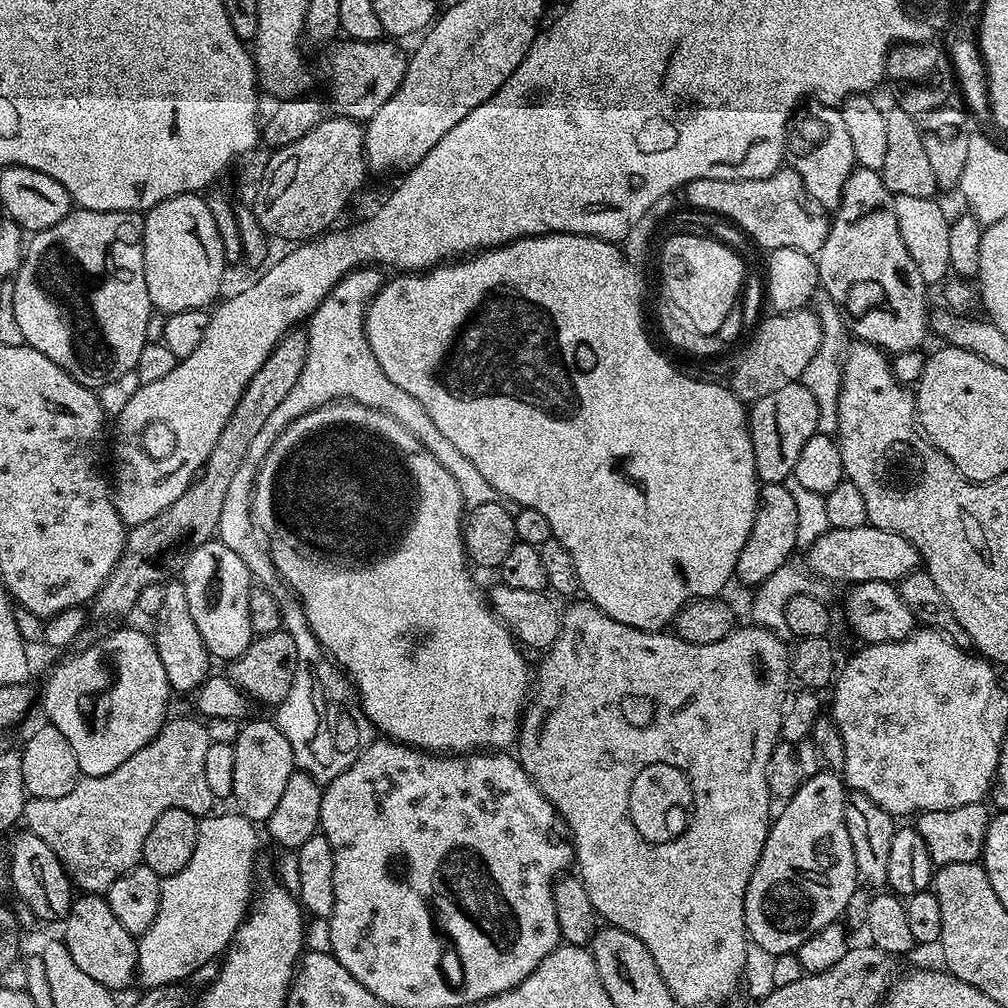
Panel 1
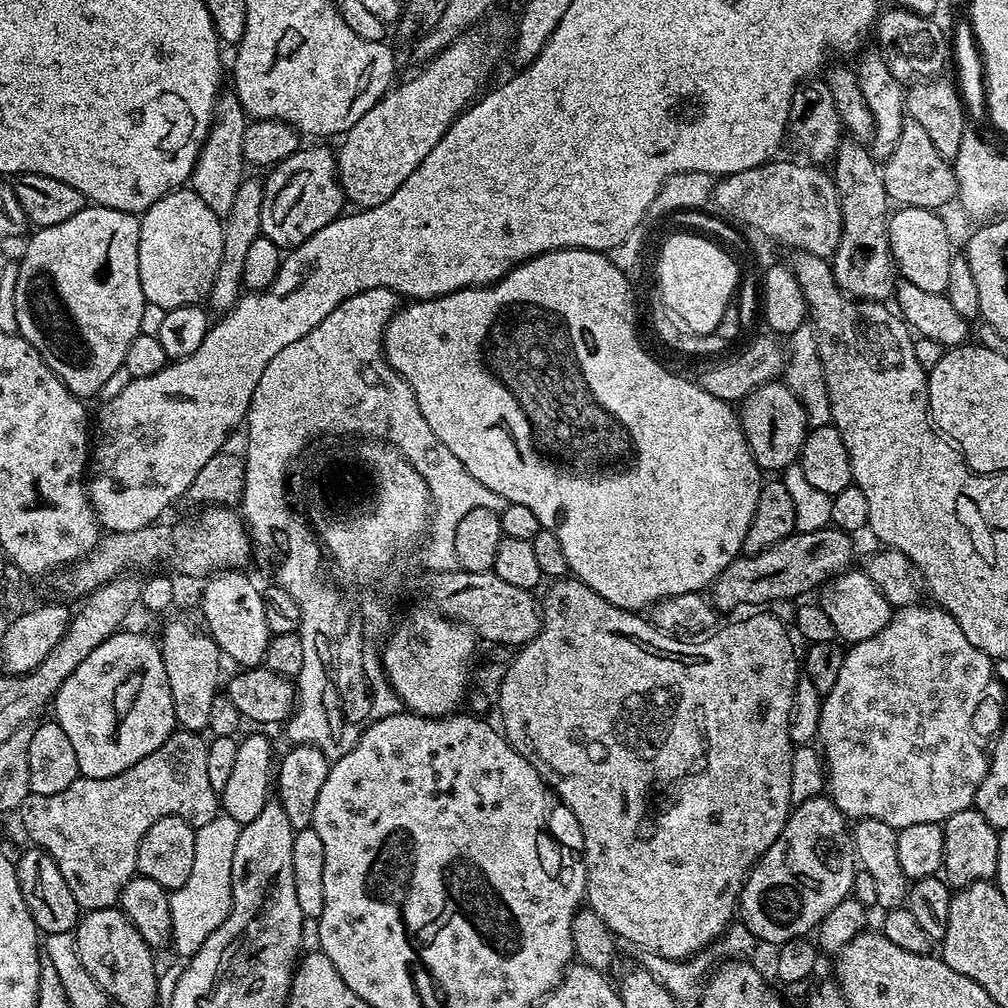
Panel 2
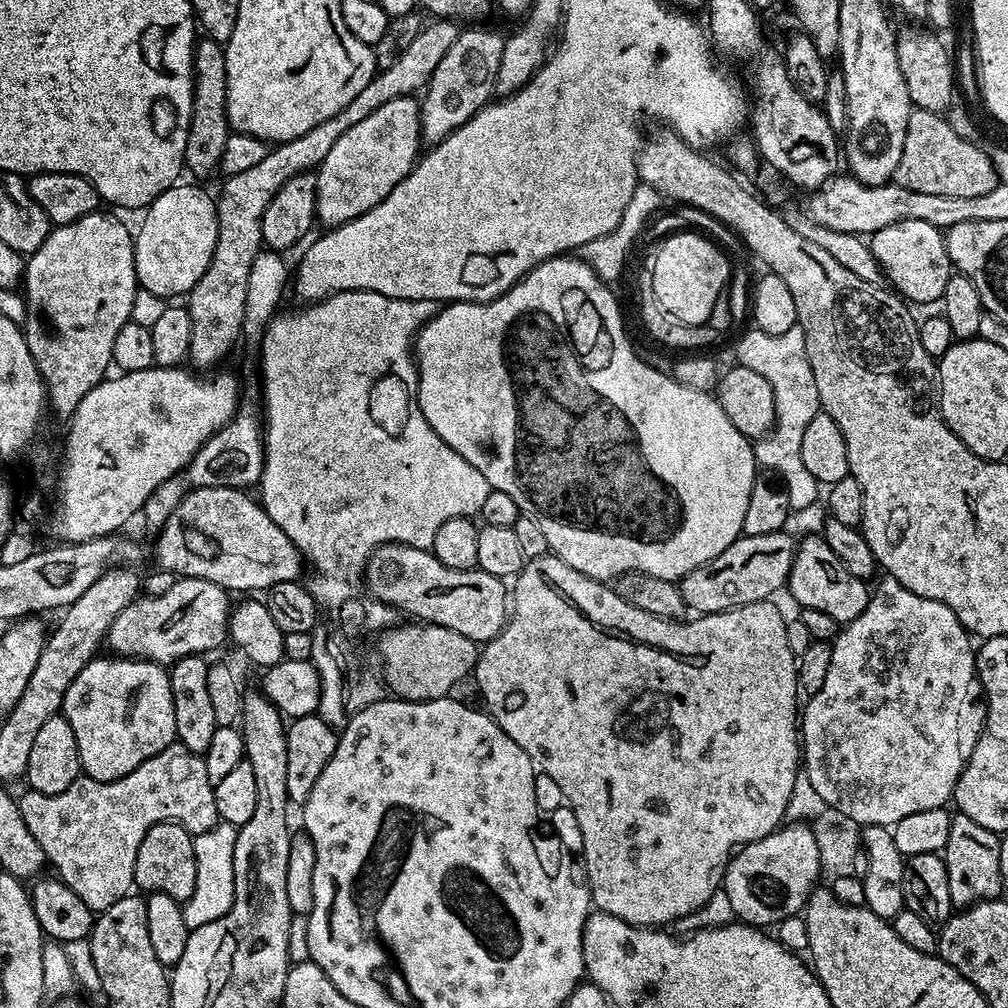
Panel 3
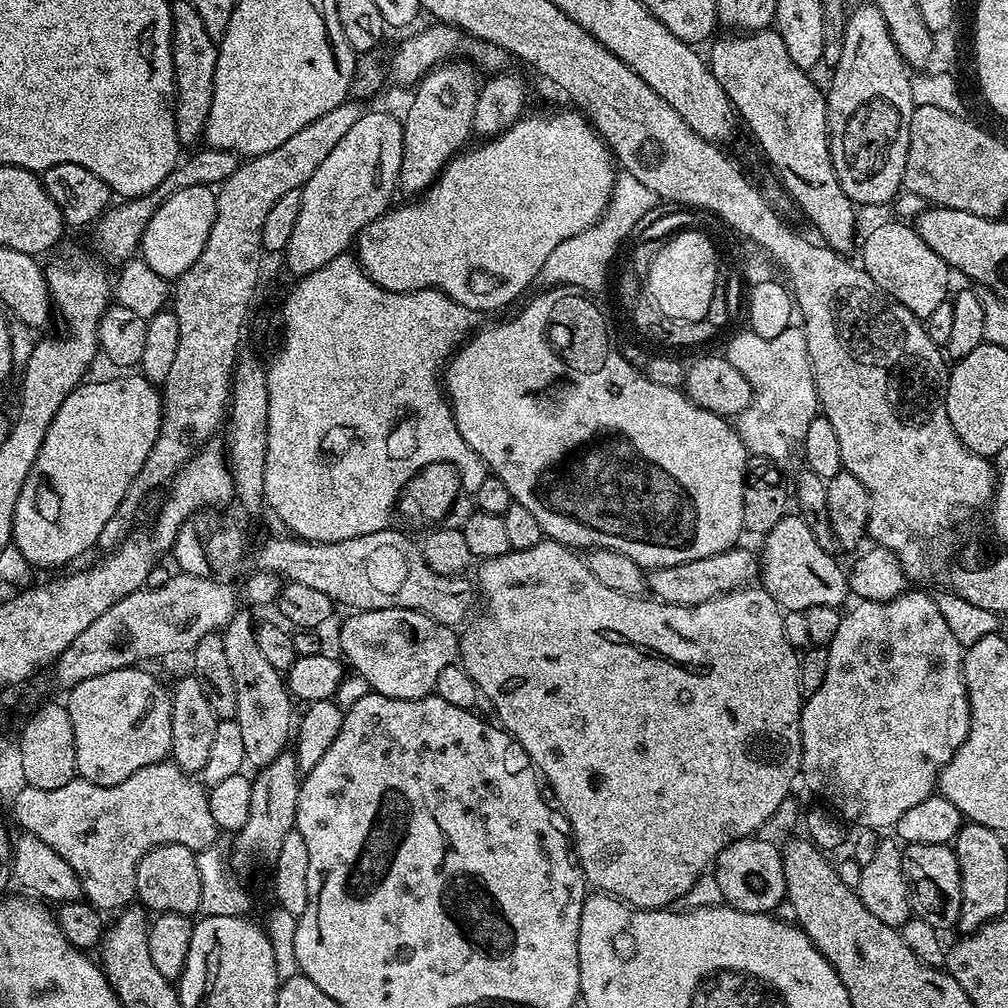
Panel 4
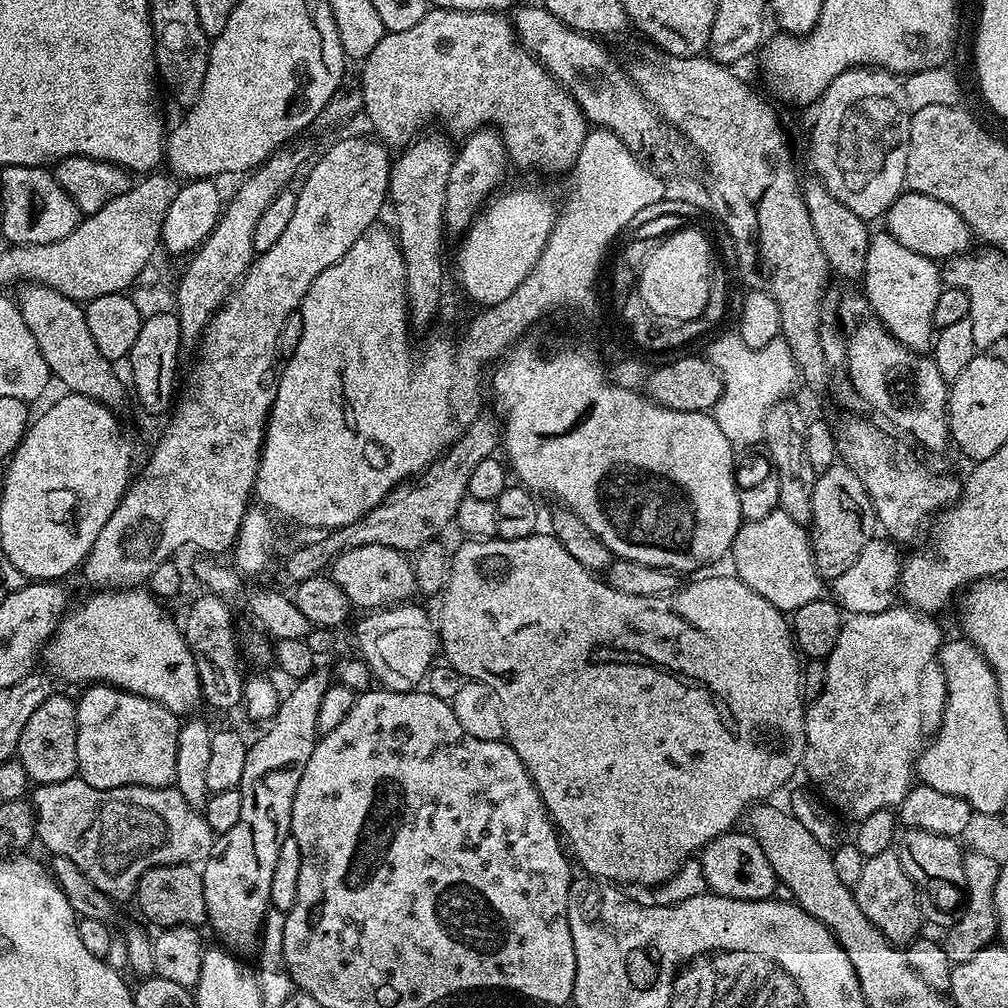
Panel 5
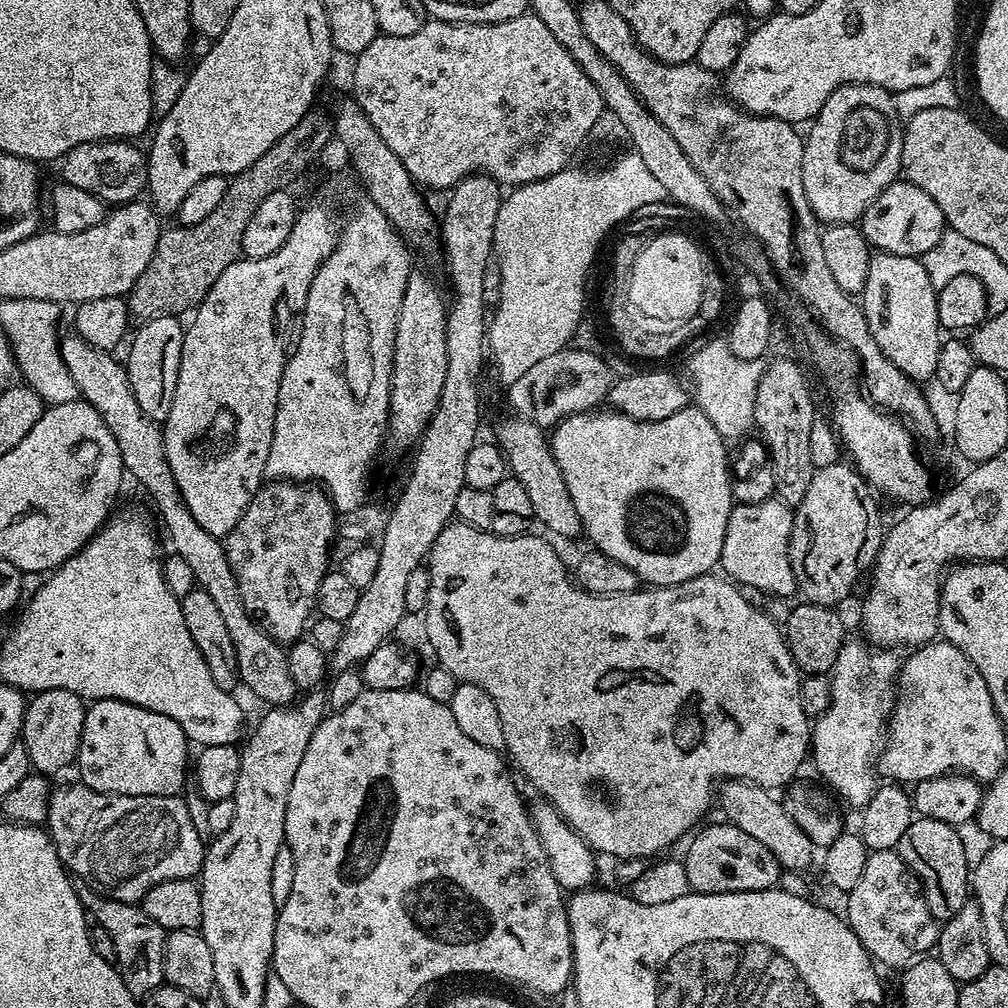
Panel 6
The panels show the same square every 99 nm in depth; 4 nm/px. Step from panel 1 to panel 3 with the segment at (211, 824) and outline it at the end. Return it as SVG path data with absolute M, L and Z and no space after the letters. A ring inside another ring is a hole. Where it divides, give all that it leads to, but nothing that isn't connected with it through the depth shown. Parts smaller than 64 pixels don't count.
M218 822L210 830L197 832L192 837L196 877L194 894L183 901L184 921L189 930L201 928L218 918L222 918L232 908L234 902L234 842L237 825Z

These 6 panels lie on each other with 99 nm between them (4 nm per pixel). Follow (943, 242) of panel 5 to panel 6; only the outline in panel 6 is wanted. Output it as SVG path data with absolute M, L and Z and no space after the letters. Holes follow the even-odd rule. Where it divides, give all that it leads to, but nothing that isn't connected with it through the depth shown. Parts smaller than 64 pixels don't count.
M904 178L883 188L868 203L868 208L858 221L858 227L876 252L917 258L923 258L926 250L936 246L938 238L942 238L946 230L944 215L942 210L938 210L938 202L934 202L934 198L926 194L926 190L918 190L918 186L908 183Z

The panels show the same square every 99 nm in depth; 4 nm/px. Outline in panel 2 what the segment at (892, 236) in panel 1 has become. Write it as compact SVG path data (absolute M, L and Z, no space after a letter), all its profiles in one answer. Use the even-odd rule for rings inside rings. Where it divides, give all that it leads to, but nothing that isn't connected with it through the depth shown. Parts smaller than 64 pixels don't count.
M851 137L841 139L832 160L832 177L840 202L840 242L830 263L836 284L856 300L882 302L895 289L896 267L888 242L890 201L885 192L883 173L871 151Z

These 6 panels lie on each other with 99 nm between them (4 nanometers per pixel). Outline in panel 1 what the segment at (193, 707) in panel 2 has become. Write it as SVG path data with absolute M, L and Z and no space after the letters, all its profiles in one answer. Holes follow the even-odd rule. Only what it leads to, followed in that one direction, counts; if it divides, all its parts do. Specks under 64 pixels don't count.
M178 578L169 579L164 584L163 593L165 598L153 621L152 637L155 648L162 659L162 666L166 669L169 689L175 693L178 691L192 694L207 680L212 658L208 655L202 636L198 633L198 626L191 617L183 581Z

